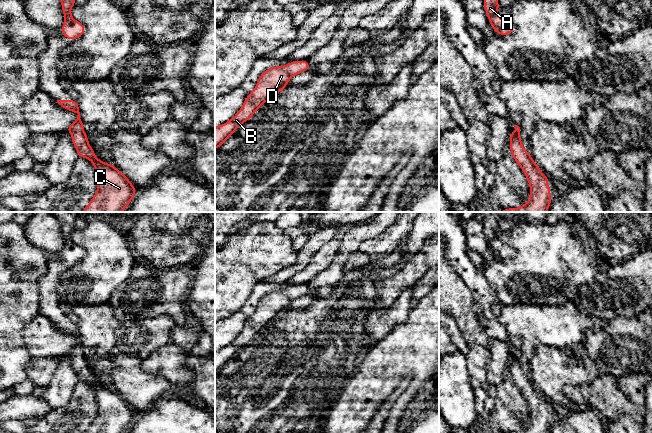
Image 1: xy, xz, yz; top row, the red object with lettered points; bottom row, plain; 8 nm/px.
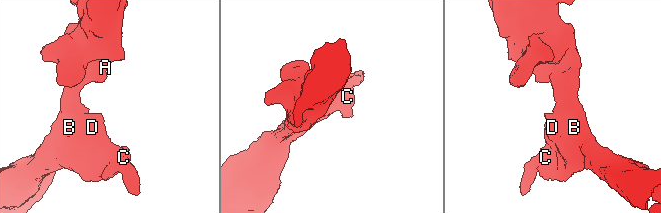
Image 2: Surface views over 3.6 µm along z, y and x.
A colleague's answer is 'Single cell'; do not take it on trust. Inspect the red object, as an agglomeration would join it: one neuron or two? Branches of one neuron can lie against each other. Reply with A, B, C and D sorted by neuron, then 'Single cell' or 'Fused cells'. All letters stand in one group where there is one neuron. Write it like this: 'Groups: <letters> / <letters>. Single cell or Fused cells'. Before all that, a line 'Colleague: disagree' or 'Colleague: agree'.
Colleague: agree
Groups: A B C D. Single cell

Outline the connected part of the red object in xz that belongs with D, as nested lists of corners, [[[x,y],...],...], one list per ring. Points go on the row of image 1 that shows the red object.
[[[307,60],[292,61],[287,65],[271,67],[258,78],[256,87],[246,97],[242,107],[226,123],[215,127],[215,149],[219,148],[236,129],[251,119],[253,114],[271,97],[280,93],[289,80],[310,69]]]

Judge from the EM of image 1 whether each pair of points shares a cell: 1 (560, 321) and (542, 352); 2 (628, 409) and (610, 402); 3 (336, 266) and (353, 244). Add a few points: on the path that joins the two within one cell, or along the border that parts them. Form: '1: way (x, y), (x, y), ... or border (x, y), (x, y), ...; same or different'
1: border (569, 346), (550, 347), (539, 345), (528, 361); different
2: way (624, 406), (614, 402); same
3: way (339, 261), (348, 249); same

